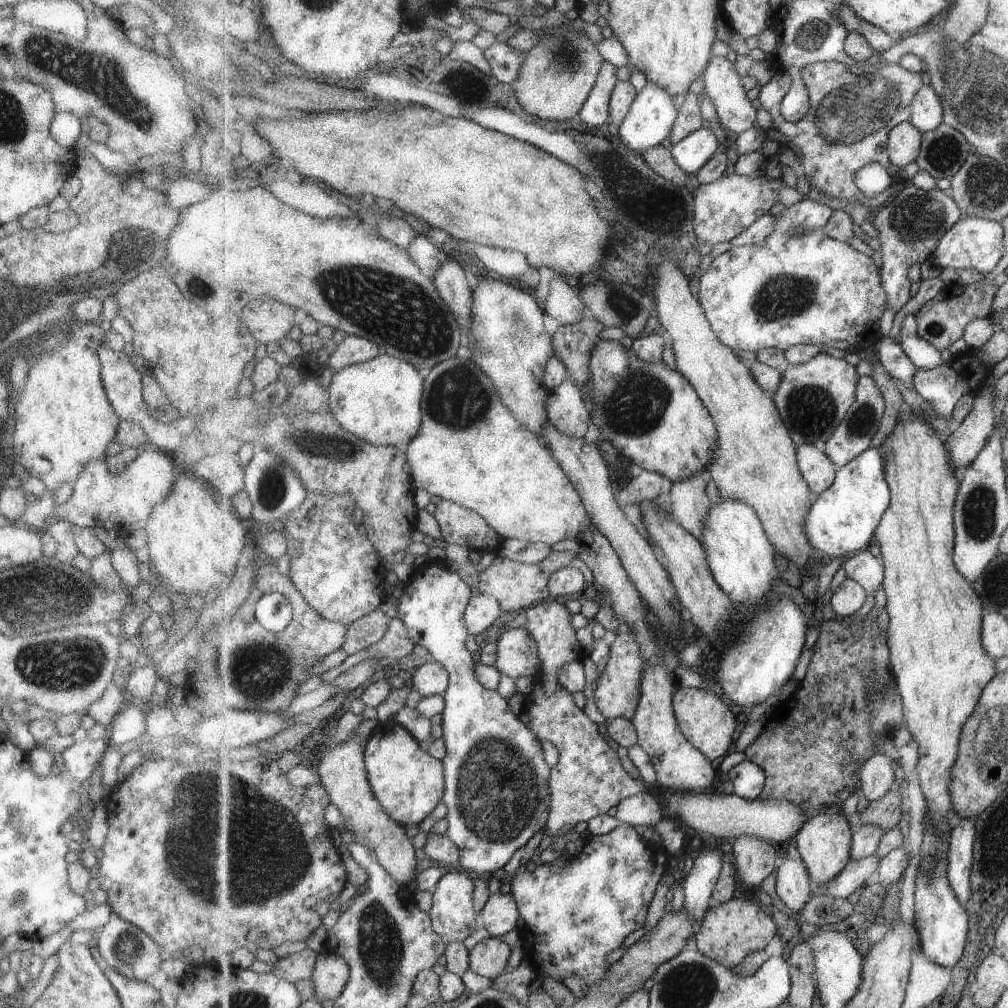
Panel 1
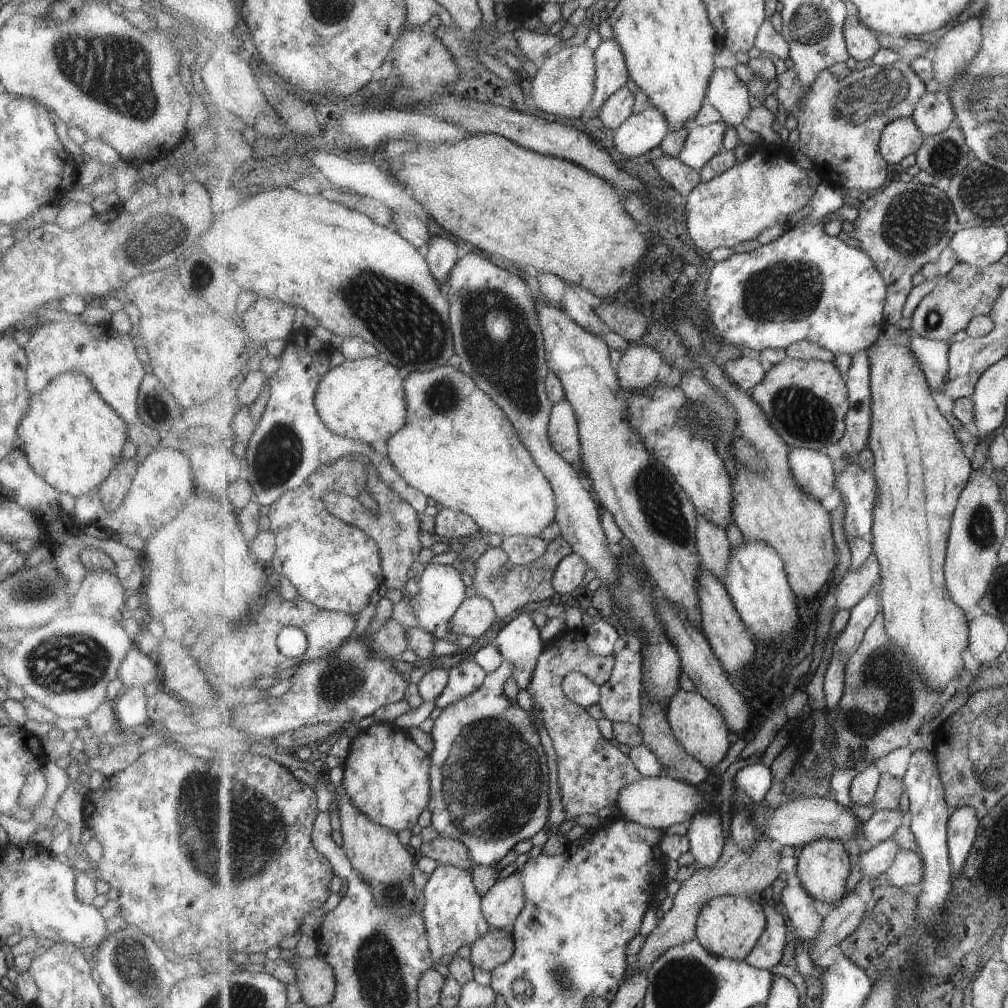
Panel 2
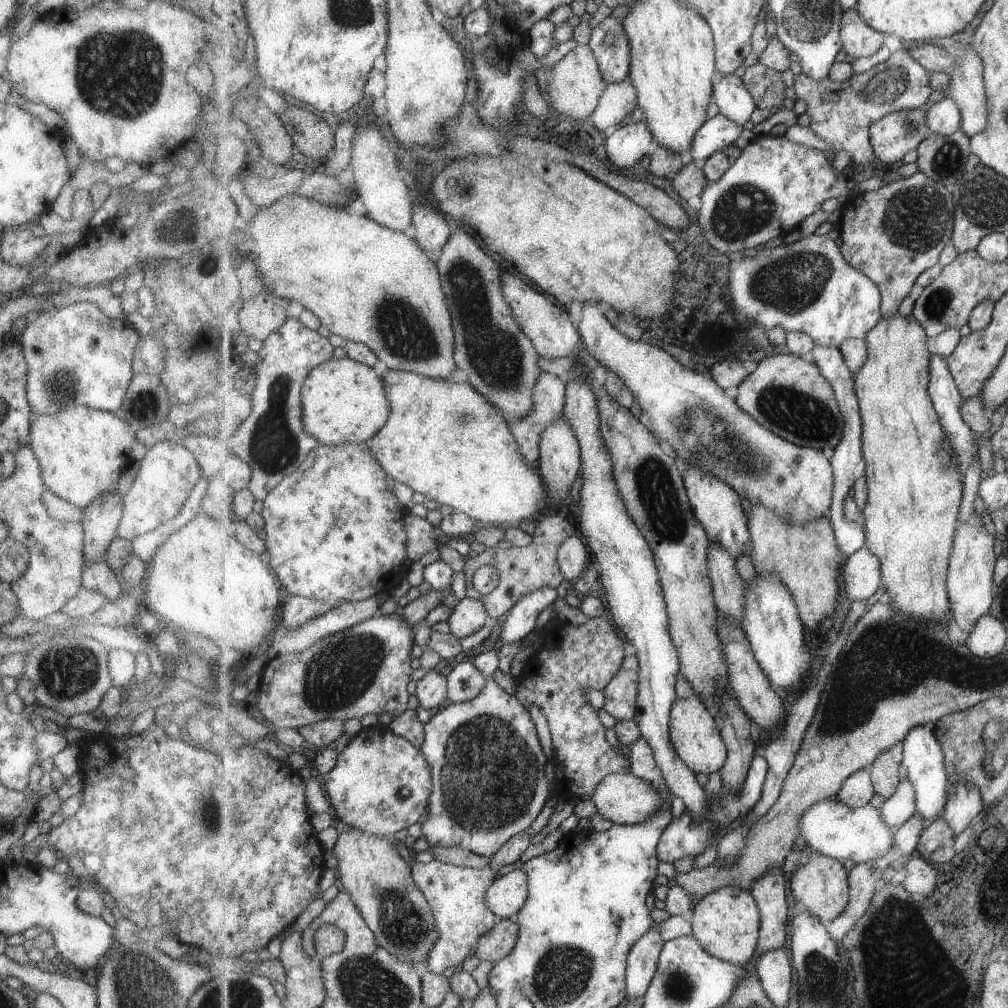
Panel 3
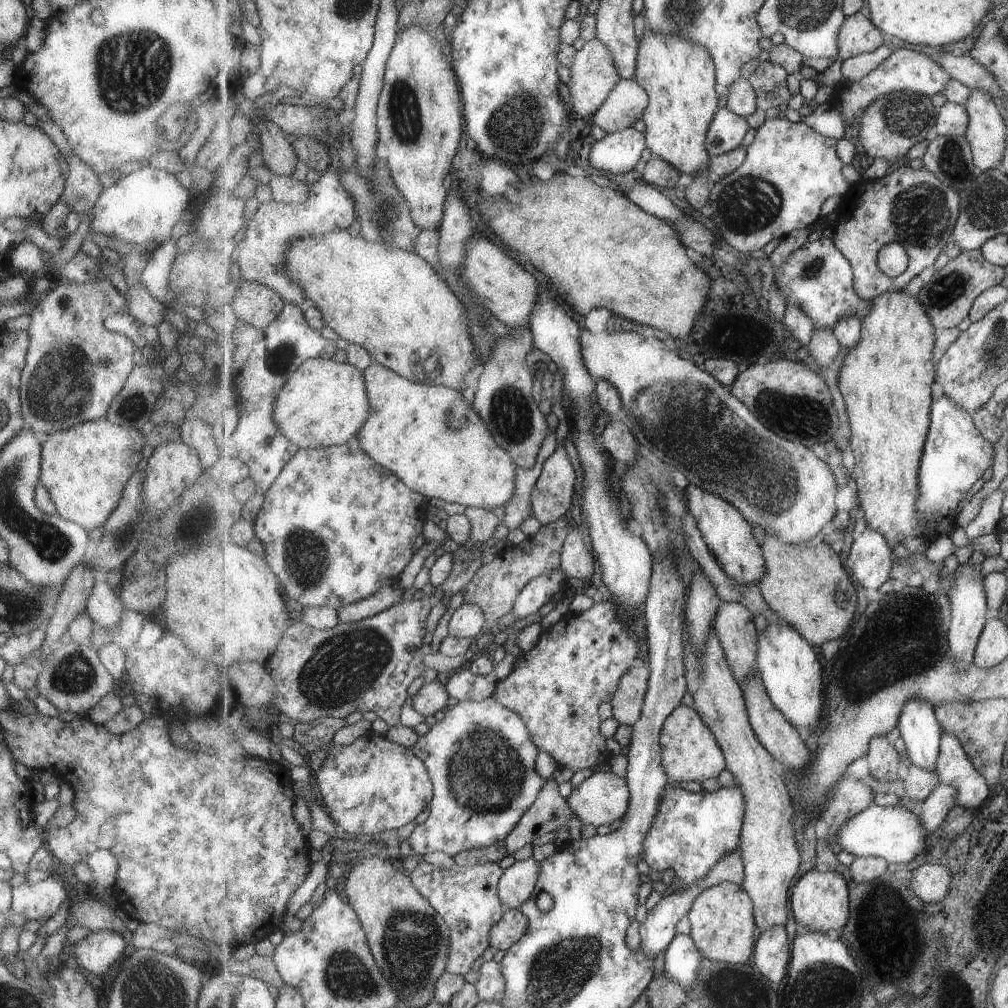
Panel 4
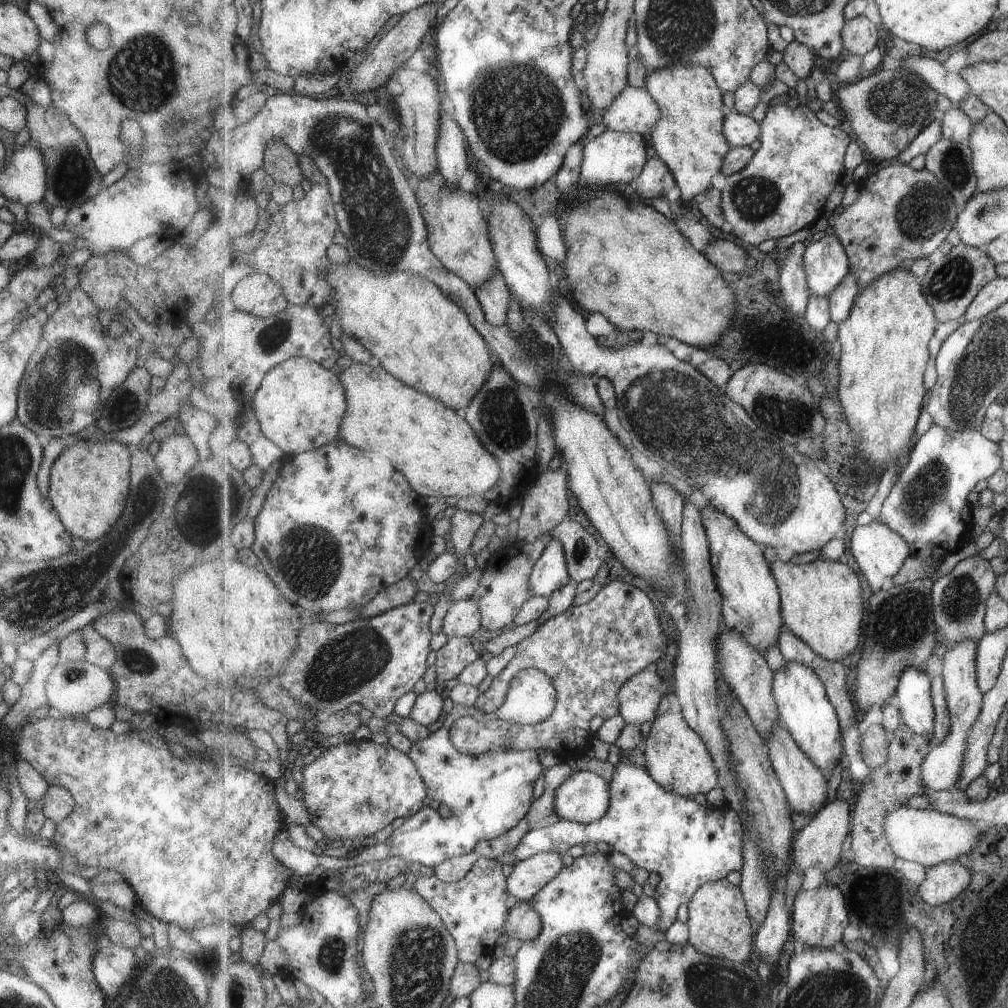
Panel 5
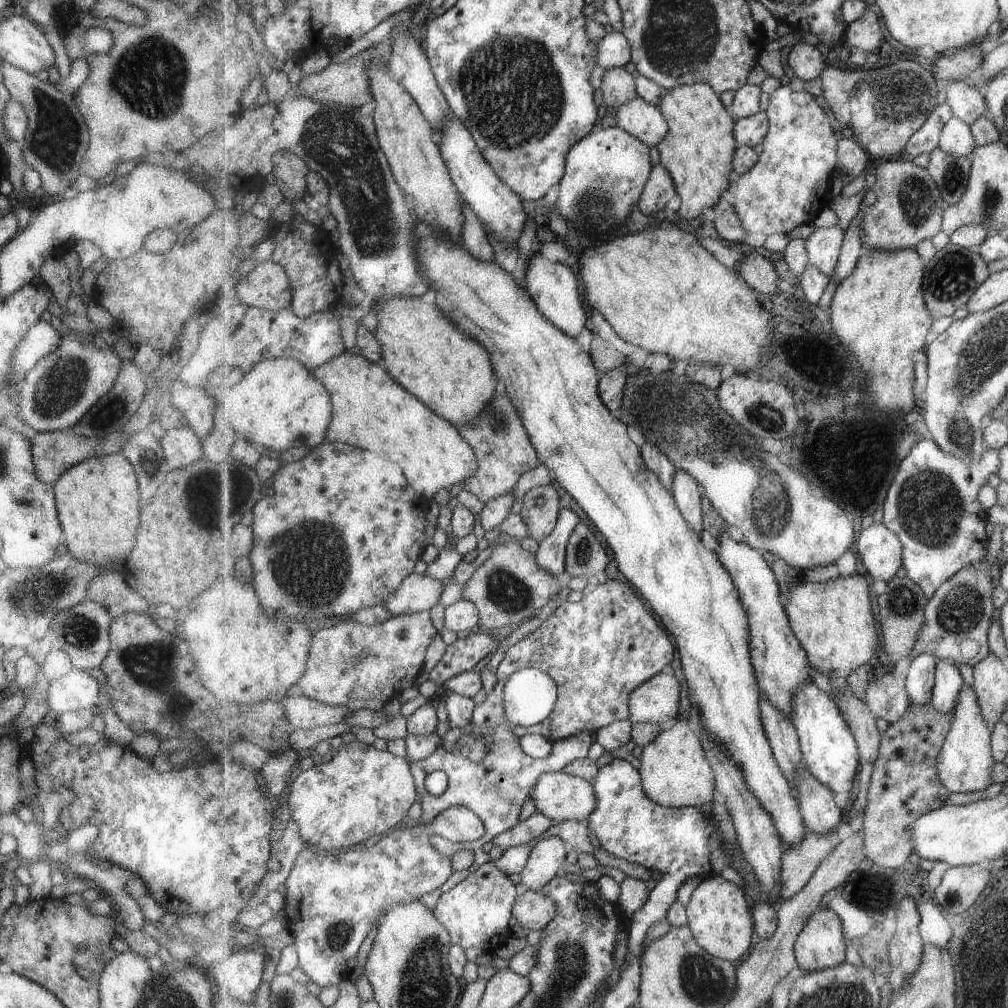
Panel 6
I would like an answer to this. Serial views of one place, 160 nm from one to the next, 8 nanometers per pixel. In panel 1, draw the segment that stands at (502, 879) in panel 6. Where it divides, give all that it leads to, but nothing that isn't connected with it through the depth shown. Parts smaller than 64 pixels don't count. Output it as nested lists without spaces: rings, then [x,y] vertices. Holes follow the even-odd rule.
[[[450,870],[445,873],[437,886],[437,890],[432,895],[432,907],[429,912],[434,929],[446,945],[465,942],[477,928],[481,927],[474,907],[476,882],[467,874],[467,871]]]

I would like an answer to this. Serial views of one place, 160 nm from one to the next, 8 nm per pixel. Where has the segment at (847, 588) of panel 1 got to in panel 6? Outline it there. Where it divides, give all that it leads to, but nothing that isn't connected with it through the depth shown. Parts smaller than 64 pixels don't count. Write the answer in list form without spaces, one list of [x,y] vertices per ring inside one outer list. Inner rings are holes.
[[[874,523],[862,529],[857,538],[857,550],[866,570],[875,580],[889,582],[902,565],[904,546],[885,523]]]

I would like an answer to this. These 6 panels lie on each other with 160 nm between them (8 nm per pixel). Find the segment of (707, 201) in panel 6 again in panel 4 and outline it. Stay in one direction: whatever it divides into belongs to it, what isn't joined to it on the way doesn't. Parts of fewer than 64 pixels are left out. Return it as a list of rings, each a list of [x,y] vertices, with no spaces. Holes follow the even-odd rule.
[[[648,30],[649,36],[640,44],[640,53],[638,54],[636,81],[640,83],[646,91],[650,98],[649,106],[642,116],[642,120],[646,125],[646,138],[648,143],[648,149],[650,150],[652,156],[661,157],[666,160],[669,164],[672,164],[681,174],[685,176],[690,176],[692,179],[696,179],[700,174],[708,170],[709,163],[712,161],[713,154],[711,154],[708,149],[708,130],[712,125],[714,118],[716,117],[719,108],[719,94],[715,90],[716,84],[716,64],[713,60],[711,52],[709,52],[703,45],[698,45],[697,43],[691,42],[686,39],[683,35],[662,35],[661,33],[653,33]]]

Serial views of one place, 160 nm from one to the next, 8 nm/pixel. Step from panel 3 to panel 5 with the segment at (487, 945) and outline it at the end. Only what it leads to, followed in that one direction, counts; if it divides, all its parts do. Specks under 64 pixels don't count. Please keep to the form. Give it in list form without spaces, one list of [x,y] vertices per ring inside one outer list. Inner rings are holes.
[[[514,901],[507,921],[508,938],[530,941],[538,938],[543,930],[541,915],[529,901]]]

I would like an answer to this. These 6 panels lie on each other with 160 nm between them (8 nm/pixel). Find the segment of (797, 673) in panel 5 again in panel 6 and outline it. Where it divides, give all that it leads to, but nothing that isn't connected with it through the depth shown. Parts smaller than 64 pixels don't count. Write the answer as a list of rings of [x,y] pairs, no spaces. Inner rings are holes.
[[[815,683],[805,685],[795,693],[791,721],[798,732],[804,761],[811,772],[833,792],[851,792],[862,756],[855,735],[833,695],[825,694]]]

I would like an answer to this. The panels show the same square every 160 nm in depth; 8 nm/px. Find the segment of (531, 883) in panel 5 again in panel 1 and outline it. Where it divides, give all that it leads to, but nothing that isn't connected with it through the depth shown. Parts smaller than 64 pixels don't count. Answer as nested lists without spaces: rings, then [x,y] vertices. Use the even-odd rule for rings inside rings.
[[[512,892],[494,893],[483,907],[478,918],[491,937],[503,936],[517,928],[520,906]]]

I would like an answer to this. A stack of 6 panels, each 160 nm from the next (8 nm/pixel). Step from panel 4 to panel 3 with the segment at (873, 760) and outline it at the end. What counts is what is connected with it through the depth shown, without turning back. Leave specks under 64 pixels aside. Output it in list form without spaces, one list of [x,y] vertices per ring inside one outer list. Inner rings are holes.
[[[890,750],[877,757],[876,762],[872,764],[871,774],[876,792],[885,800],[897,792],[902,781],[901,768]]]

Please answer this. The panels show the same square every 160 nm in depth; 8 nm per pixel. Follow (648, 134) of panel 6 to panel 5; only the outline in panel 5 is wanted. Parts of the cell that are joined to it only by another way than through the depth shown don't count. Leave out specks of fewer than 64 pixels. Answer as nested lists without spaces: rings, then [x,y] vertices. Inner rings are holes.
[[[629,85],[605,111],[603,124],[607,130],[652,134],[662,112],[647,89]]]

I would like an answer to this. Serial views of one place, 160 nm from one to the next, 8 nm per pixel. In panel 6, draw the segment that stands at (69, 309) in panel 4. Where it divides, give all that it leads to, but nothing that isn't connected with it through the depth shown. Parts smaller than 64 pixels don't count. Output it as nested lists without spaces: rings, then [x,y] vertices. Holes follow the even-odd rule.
[[[61,335],[59,344],[41,357],[17,384],[21,398],[17,416],[35,432],[69,429],[112,387],[119,369],[120,359],[113,348],[97,349],[91,342]]]

